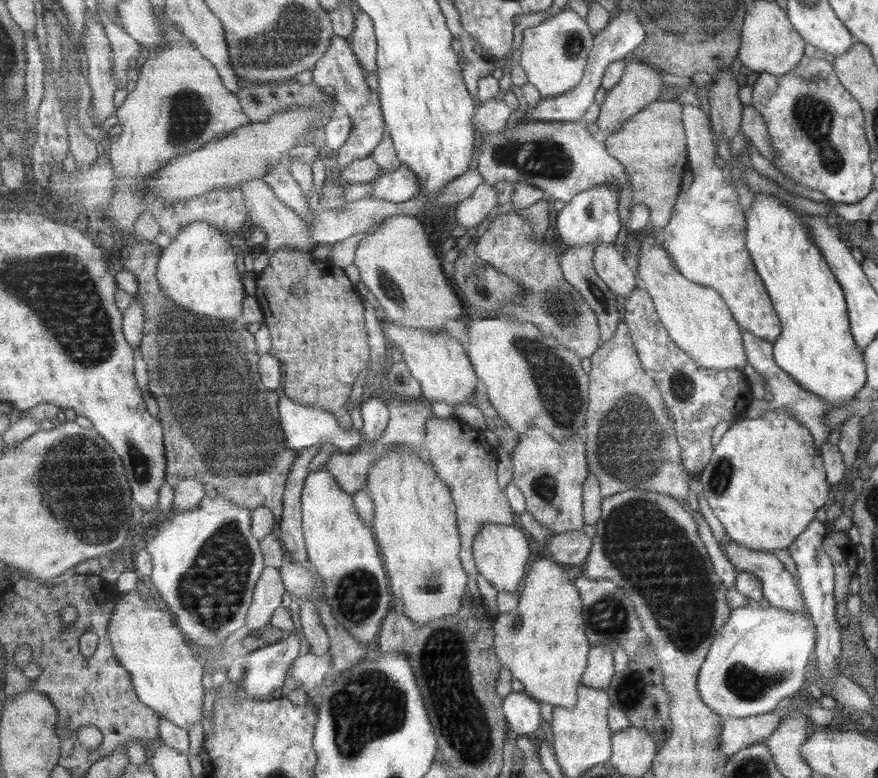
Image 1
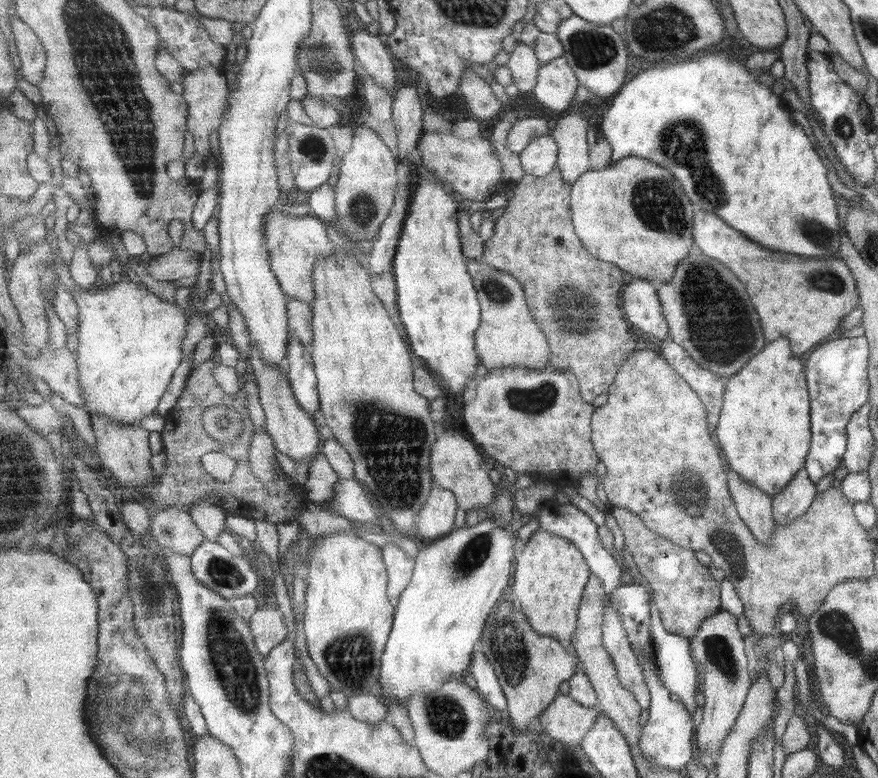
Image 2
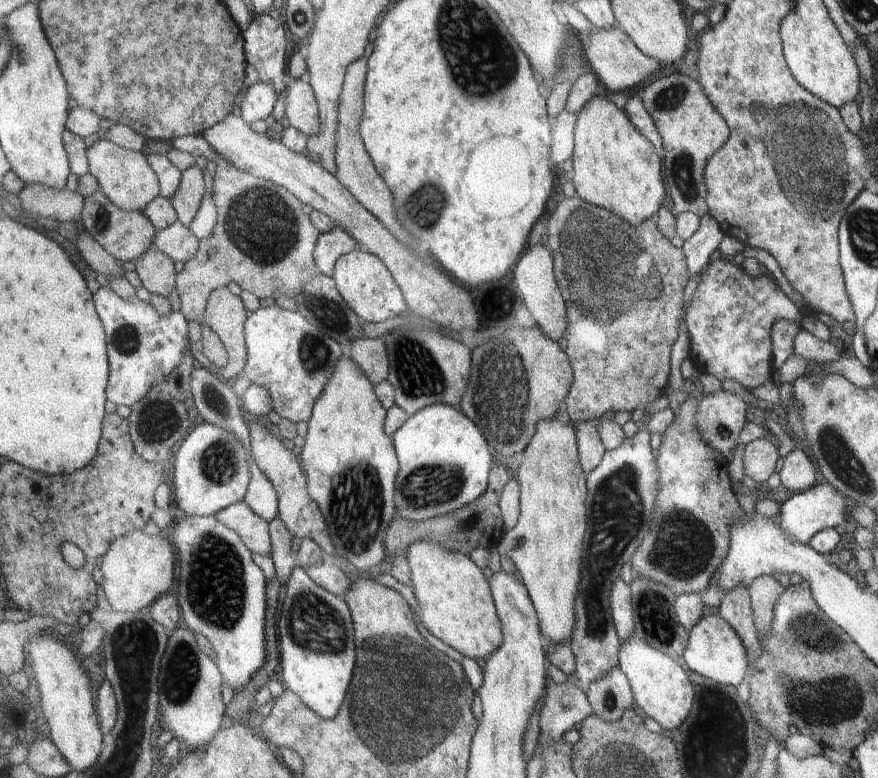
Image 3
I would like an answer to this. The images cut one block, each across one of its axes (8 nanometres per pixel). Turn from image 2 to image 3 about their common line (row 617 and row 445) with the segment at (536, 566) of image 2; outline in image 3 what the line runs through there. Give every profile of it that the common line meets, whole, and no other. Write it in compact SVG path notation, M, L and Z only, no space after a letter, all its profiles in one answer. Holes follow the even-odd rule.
M559 416L553 420L537 422L537 432L525 449L525 458L519 466L520 517L517 526L508 529L496 547L502 558L511 558L529 591L536 613L540 618L541 632L551 645L563 644L573 638L577 624L576 602L580 596L581 578L584 577L583 552L588 532L588 477L580 463L576 425L563 422Z

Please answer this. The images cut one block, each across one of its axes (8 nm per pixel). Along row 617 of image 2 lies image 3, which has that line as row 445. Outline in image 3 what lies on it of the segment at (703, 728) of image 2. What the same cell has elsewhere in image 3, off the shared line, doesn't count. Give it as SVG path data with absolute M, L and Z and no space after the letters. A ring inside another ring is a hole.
M723 390L699 396L699 410L695 414L699 434L713 450L727 460L733 460L729 454L735 446L735 438L745 424L747 404L729 392Z

